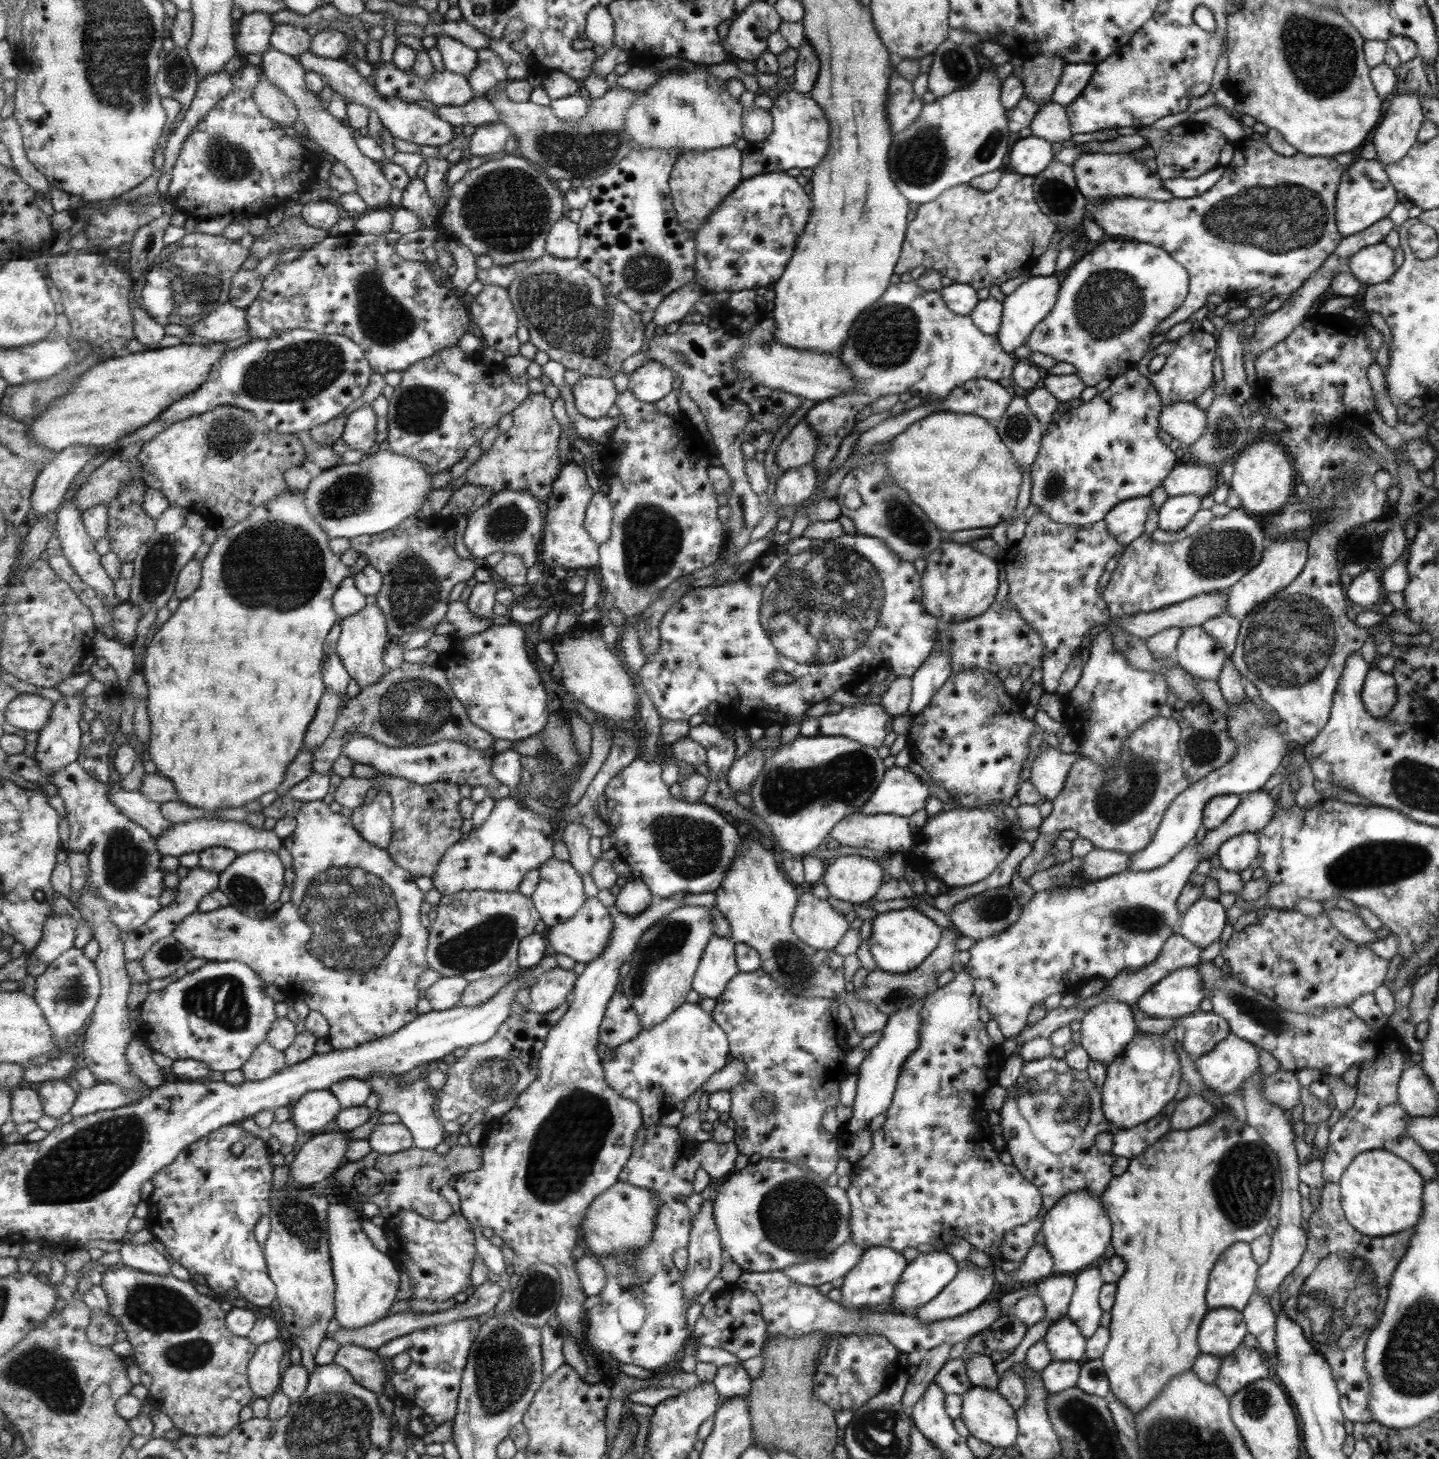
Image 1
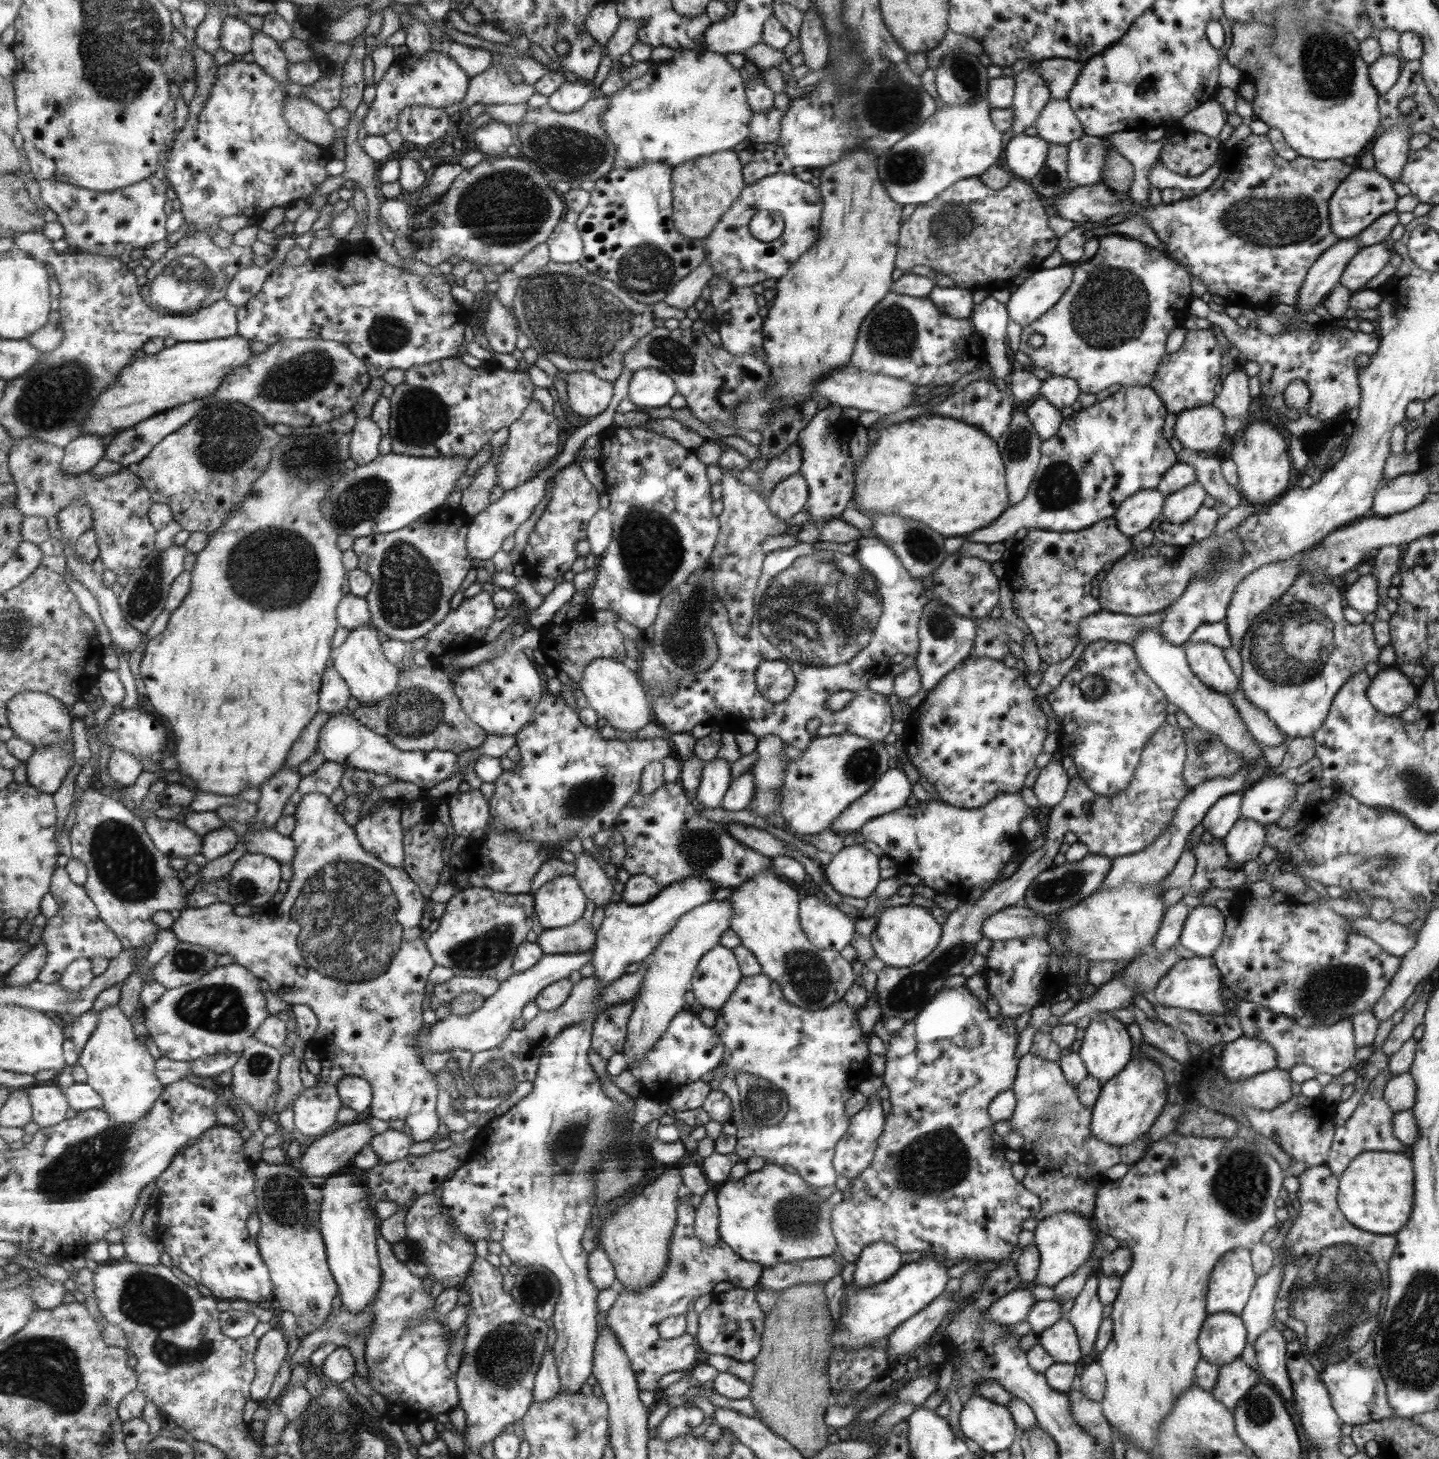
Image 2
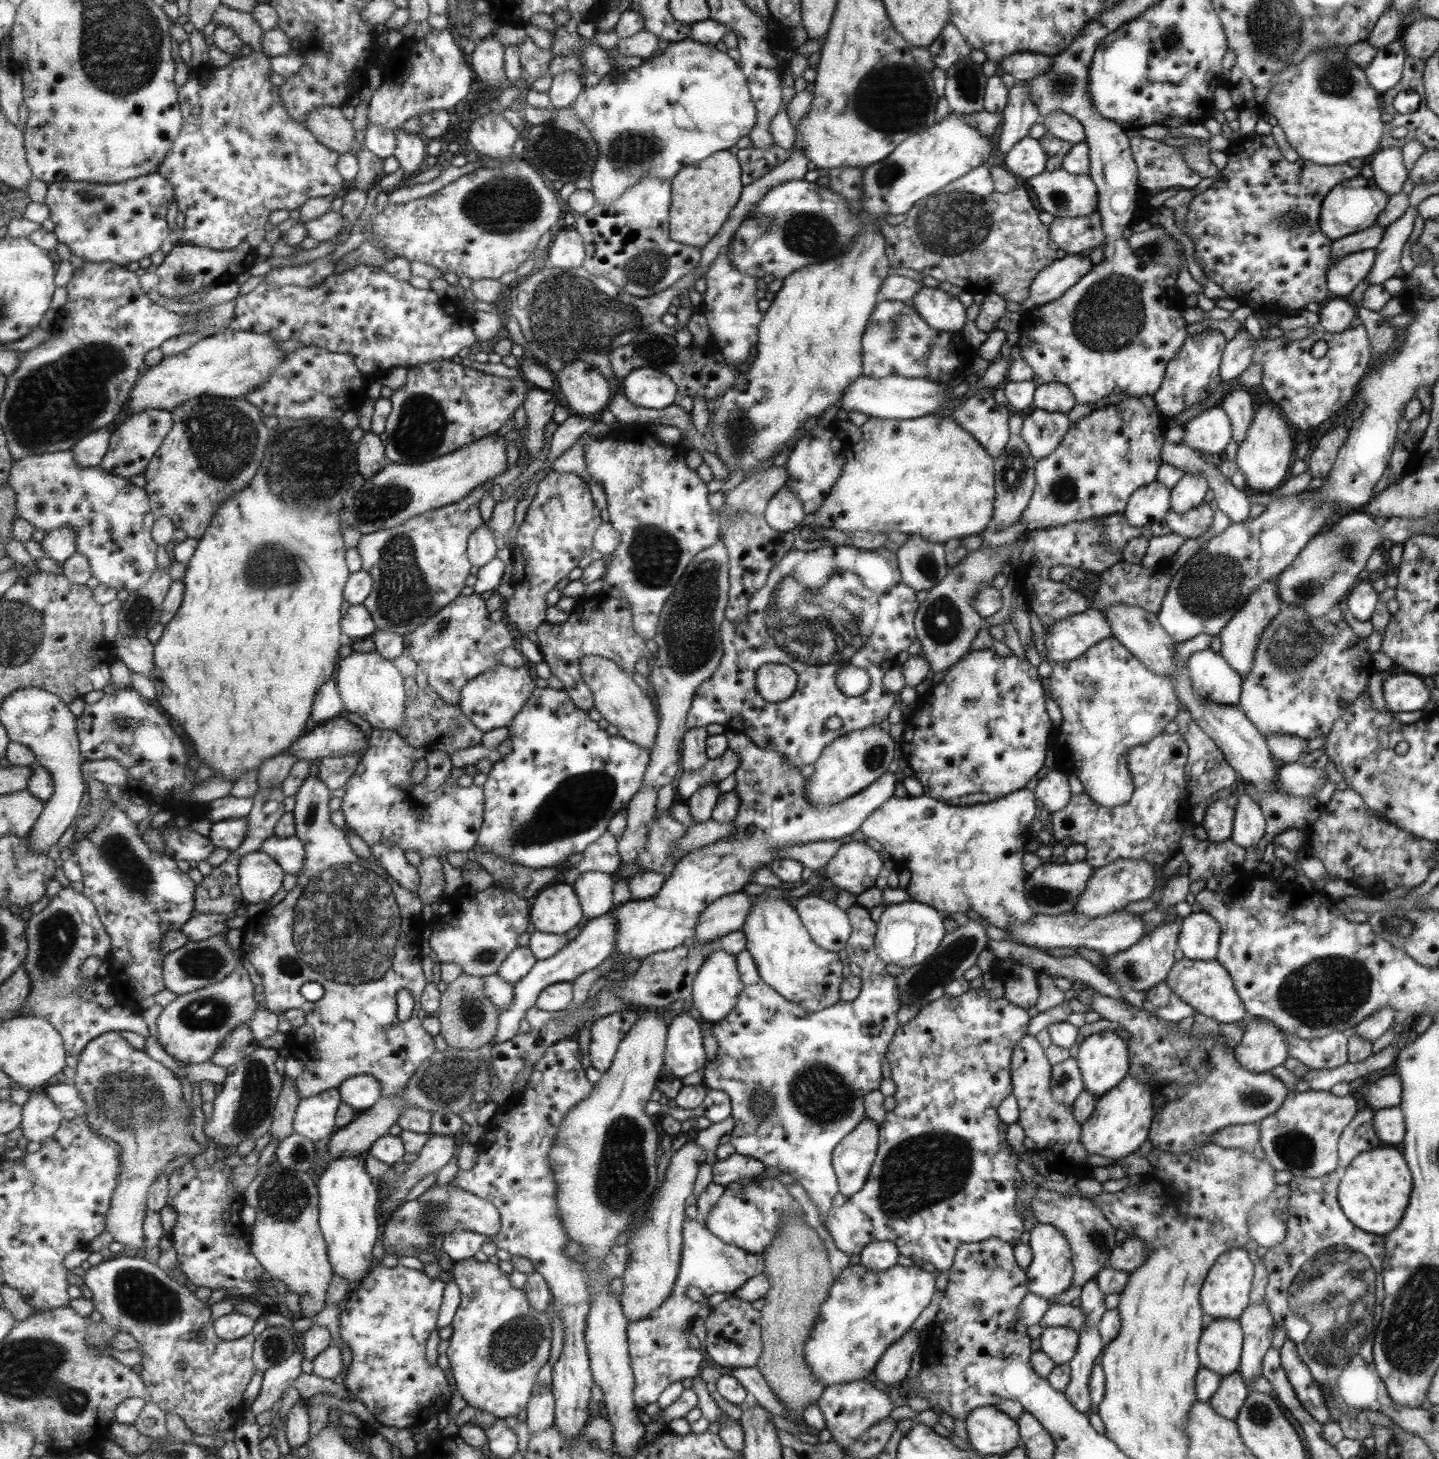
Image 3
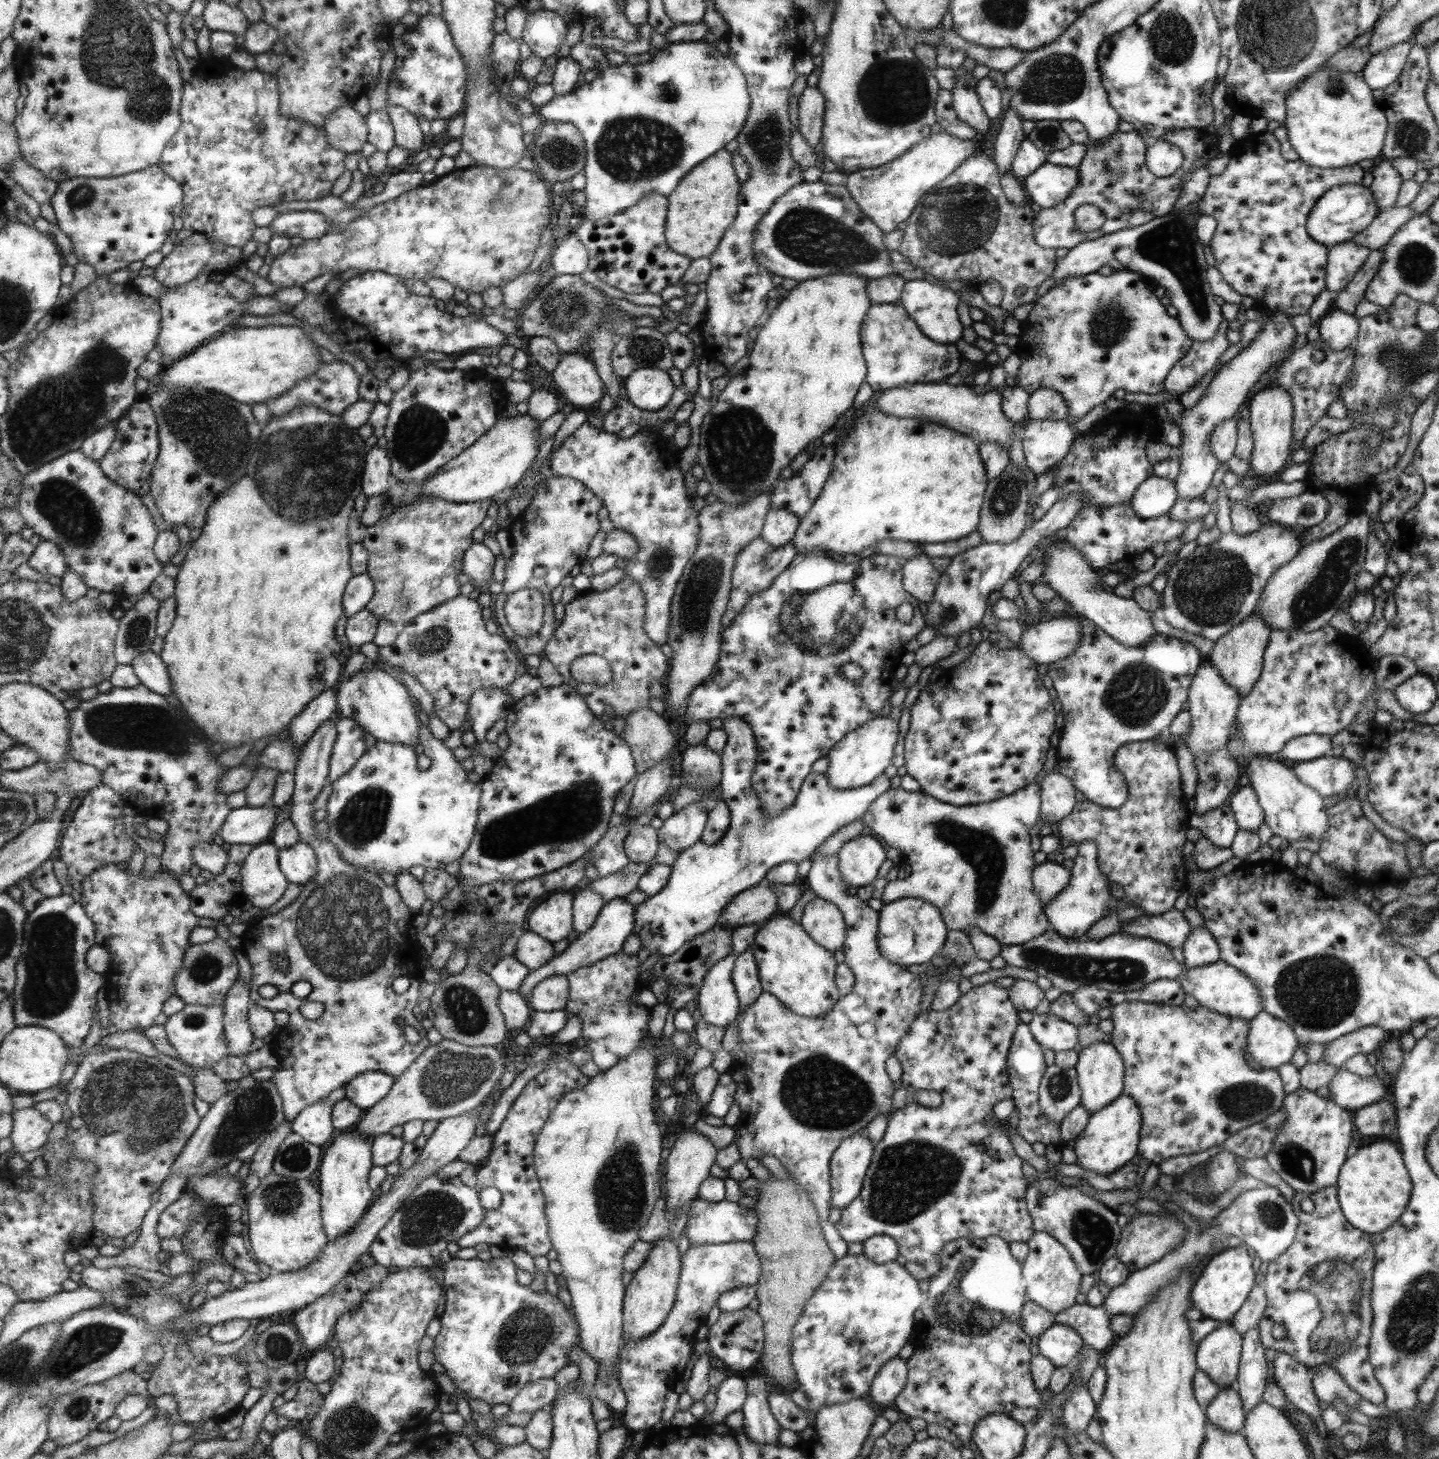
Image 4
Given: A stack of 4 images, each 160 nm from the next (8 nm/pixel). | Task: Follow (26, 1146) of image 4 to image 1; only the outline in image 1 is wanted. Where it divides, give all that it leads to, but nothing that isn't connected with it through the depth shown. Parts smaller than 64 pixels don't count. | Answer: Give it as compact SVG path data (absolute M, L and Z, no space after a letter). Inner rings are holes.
M67 1080L43 1083L38 1093L41 1095L45 1114L57 1120L67 1112L71 1113L75 1101L78 1100L78 1092L69 1086Z

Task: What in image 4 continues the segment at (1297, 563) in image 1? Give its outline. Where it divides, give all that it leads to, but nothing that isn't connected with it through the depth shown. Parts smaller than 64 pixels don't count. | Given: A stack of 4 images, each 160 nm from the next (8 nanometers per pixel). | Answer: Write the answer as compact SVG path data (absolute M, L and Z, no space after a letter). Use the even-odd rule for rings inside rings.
M1252 613L1245 621L1241 621L1229 633L1223 634L1212 644L1209 652L1210 665L1217 667L1218 674L1233 686L1235 692L1241 697L1250 693L1261 676L1262 656L1265 653L1270 632L1270 627L1263 621L1262 615Z

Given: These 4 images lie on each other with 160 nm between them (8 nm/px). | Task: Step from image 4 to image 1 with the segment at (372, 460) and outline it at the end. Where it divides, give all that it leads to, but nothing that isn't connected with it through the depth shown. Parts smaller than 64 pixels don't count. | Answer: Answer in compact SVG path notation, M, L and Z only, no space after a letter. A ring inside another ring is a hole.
M370 404L348 415L347 426L342 440L348 448L369 451L378 442L378 414Z

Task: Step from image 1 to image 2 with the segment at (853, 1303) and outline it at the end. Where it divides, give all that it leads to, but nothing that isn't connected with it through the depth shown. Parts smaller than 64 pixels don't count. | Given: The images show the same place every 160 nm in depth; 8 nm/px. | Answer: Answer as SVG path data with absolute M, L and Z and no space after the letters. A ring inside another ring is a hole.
M872 1242L867 1245L858 1260L854 1262L855 1269L852 1274L854 1287L879 1285L893 1276L902 1264L899 1260L900 1250L888 1242Z

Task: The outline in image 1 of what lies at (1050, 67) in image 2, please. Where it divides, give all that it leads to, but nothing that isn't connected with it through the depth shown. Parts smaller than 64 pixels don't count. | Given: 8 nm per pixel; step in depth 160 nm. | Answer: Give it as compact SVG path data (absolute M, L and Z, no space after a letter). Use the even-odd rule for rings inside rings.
M1067 63L1063 65L1061 76L1058 78L1058 84L1055 85L1050 101L1063 107L1069 102L1075 101L1093 74L1094 65L1091 63Z

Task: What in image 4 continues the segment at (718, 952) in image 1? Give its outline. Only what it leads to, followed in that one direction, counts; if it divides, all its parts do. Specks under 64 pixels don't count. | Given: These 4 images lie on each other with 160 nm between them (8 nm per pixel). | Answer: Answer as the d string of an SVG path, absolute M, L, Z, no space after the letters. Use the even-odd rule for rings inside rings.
M736 955L719 960L703 977L699 997L696 1001L696 1016L709 1026L725 1028L736 1020L739 1012L738 994L733 978Z

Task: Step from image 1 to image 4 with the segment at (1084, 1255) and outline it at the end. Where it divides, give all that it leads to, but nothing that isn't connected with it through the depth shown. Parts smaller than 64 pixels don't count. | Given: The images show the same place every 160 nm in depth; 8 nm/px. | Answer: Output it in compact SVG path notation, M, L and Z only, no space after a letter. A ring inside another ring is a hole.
M1034 1232L1025 1244L1028 1253L1021 1263L1021 1273L1026 1283L1026 1298L1053 1315L1069 1309L1076 1303L1075 1296L1081 1280L1081 1271L1075 1268L1069 1251L1058 1239L1044 1232Z

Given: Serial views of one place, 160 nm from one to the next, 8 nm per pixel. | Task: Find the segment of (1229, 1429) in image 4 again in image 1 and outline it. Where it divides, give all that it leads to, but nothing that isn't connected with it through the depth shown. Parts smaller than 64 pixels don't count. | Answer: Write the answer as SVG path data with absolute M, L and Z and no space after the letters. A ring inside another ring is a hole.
M1241 1344L1231 1355L1221 1359L1218 1377L1213 1383L1230 1399L1244 1386L1265 1376L1267 1376L1267 1366L1257 1354L1257 1349Z

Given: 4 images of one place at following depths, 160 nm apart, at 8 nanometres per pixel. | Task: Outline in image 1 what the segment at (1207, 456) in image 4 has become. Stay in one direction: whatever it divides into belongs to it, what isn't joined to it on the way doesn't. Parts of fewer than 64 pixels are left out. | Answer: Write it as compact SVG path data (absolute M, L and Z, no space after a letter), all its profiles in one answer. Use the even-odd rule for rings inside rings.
M1193 494L1168 497L1157 512L1157 528L1165 530L1172 538L1179 530L1190 525L1191 518L1199 511L1201 499L1201 496Z

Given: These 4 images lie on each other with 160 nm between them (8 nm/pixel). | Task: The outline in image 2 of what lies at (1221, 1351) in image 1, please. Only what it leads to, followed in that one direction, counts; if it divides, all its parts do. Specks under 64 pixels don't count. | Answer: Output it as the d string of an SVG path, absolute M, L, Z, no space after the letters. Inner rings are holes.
M1229 1312L1209 1314L1198 1334L1201 1360L1223 1366L1240 1358L1245 1348L1246 1327L1241 1316Z

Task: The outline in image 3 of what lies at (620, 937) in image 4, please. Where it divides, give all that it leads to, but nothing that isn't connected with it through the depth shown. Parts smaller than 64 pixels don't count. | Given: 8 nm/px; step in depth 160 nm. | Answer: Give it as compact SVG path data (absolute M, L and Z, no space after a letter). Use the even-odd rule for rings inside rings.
M613 910L603 916L591 919L585 923L584 929L576 939L570 942L565 950L561 950L559 954L548 960L538 960L531 973L515 983L513 1005L509 1009L499 1009L499 1012L501 1012L500 1027L494 1044L511 1040L519 1034L521 1020L526 1018L527 1012L538 1004L538 999L545 988L558 982L573 982L581 974L597 968L605 960L611 958L611 955L615 953L615 945L617 945L617 924L618 920Z

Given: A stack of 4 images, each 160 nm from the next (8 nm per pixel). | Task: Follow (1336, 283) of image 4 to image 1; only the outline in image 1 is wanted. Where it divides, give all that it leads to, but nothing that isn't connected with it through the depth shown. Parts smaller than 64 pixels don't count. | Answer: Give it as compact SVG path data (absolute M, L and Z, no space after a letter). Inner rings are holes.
M1383 242L1361 248L1349 257L1350 273L1363 287L1386 281L1395 272L1393 253Z

